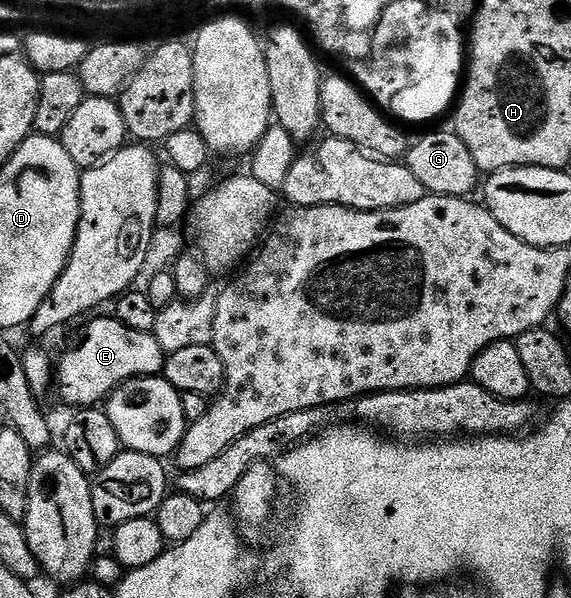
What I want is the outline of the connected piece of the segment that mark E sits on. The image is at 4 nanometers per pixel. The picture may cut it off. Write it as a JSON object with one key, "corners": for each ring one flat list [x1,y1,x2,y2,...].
{"corners":[[94,316,81,342,62,355,55,365,55,389,72,407,97,407,110,393,132,377,155,377,164,370,167,352,152,333,131,331,116,316]]}

